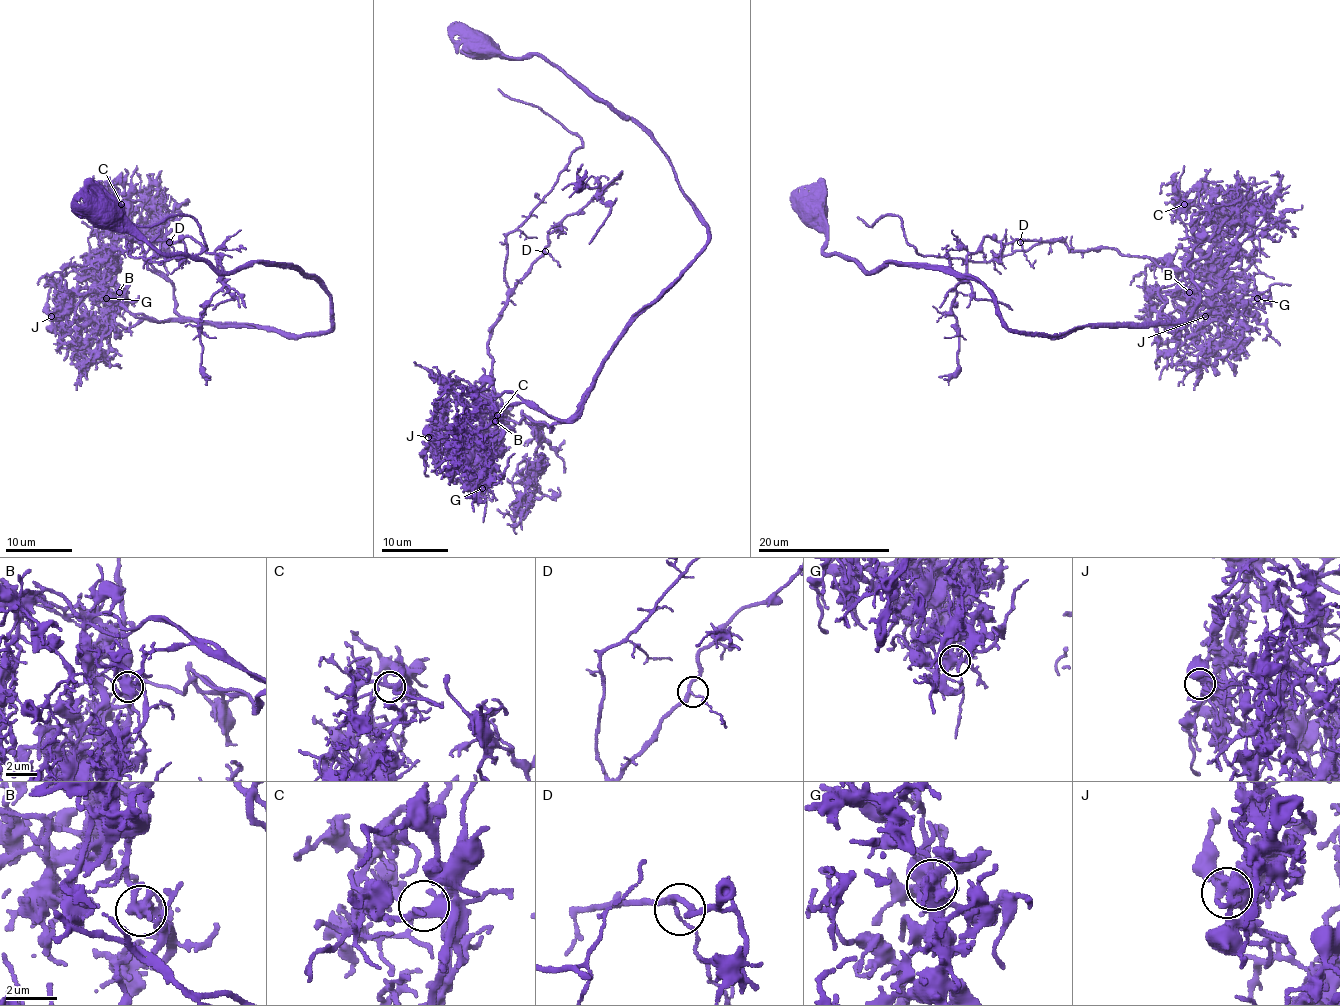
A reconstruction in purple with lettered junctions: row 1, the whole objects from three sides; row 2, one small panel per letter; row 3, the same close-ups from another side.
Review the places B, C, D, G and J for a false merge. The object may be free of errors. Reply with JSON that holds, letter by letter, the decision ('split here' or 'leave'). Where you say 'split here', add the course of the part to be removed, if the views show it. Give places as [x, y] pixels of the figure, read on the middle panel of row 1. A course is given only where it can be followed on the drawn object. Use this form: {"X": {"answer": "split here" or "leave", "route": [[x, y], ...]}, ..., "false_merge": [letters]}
{"B": {"answer": "split here", "route": [[496, 420], [487, 344], [489, 328], [506, 303], [506, 236], [552, 188], [582, 145], [575, 134], [497, 89]]}, "C": {"answer": "leave"}, "D": {"answer": "leave"}, "G": {"answer": "leave"}, "J": {"answer": "leave"}, "false_merge": ["B"]}

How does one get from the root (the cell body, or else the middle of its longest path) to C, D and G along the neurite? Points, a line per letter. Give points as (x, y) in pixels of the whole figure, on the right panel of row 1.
C: (811, 215), (826, 253), (866, 272), (959, 272), (1008, 328), (1066, 335), (1191, 315), (1184, 204)
D: (811, 215), (826, 253), (959, 272), (1017, 331), (1187, 318), (1161, 313), (1176, 275), (1147, 257), (1020, 242)
G: (811, 215), (826, 253), (866, 272), (959, 272), (1017, 331), (1179, 325), (1162, 297), (1189, 277), (1257, 298)

